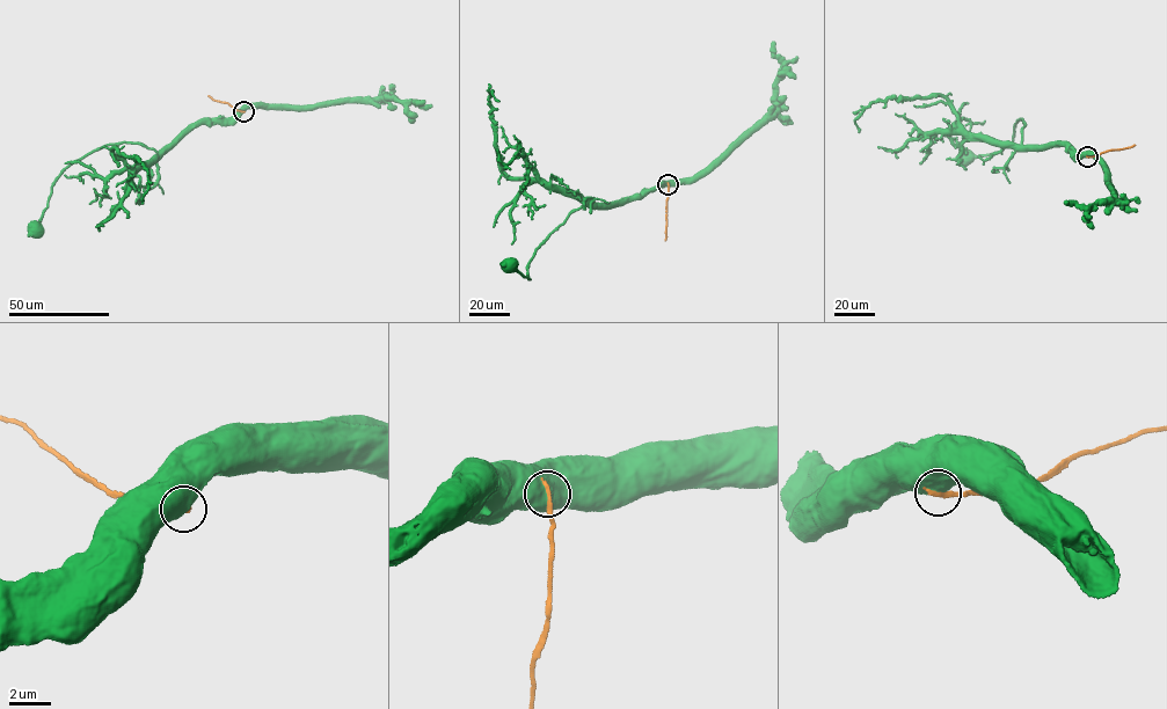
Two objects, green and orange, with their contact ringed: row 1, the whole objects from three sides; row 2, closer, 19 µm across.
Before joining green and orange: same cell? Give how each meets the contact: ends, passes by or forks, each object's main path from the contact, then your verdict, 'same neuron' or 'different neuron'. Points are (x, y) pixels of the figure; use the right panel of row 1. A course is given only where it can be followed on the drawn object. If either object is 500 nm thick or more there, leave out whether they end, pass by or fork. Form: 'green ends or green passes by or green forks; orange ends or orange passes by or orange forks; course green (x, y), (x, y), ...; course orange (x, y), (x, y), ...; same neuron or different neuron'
course green (1087, 156), (1106, 166), (1115, 199); course orange (1087, 156), (1135, 145); different neuron

